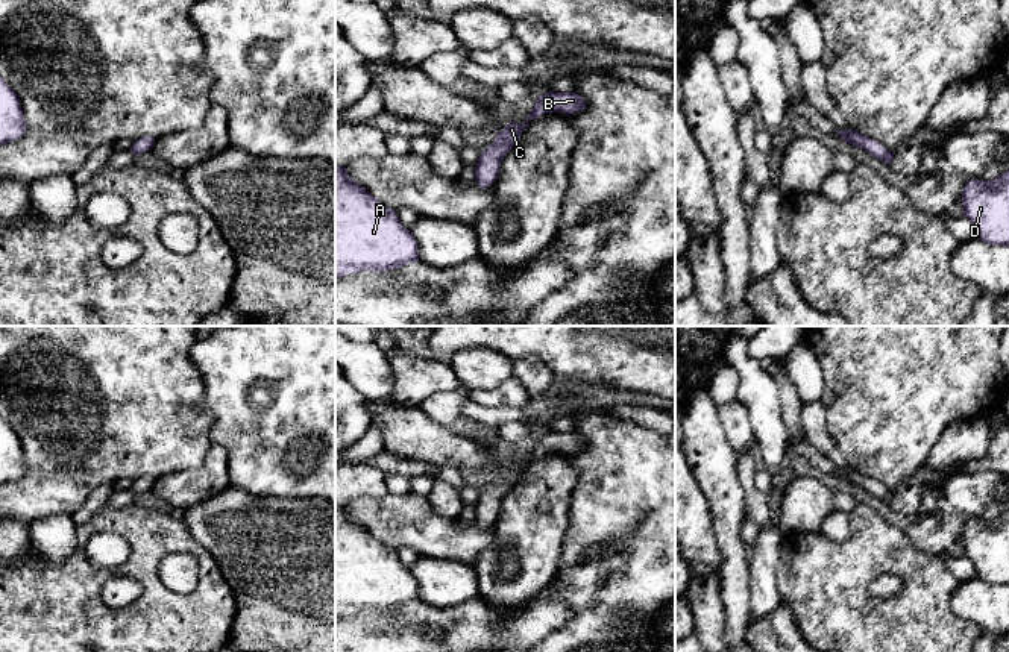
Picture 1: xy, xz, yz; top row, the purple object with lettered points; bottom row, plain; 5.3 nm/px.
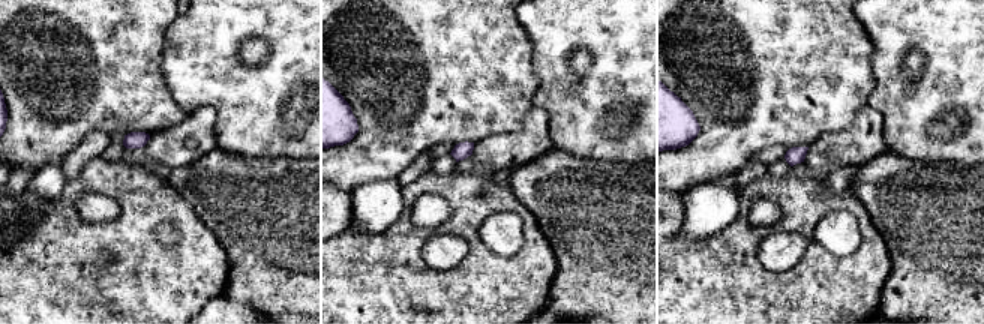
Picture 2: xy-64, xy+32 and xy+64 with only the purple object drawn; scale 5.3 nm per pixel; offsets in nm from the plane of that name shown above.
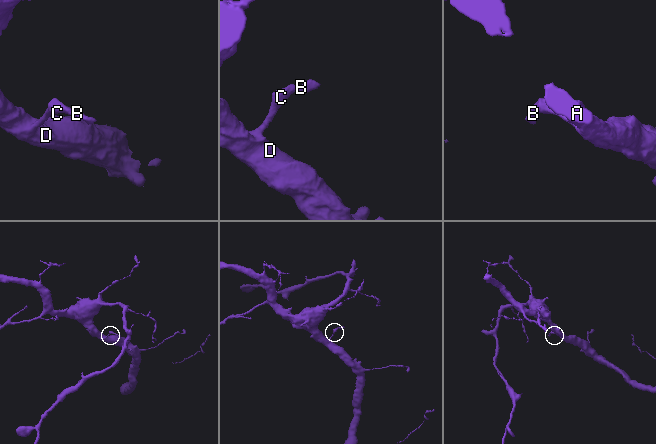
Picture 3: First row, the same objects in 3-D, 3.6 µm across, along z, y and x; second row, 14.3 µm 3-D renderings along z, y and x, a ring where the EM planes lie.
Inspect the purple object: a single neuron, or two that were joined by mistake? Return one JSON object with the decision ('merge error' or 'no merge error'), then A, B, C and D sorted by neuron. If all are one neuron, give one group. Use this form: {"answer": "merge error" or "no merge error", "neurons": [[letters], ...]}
{"answer": "no merge error", "neurons": [["A", "B", "C", "D"]]}

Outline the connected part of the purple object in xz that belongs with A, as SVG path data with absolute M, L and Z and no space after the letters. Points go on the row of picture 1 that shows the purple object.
M335 165L335 277L367 270L390 271L416 261L417 243L399 221L398 212L357 183L346 167Z

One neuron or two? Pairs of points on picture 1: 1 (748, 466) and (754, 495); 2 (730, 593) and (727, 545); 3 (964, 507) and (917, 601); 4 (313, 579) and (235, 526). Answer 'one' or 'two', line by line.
1: one
2: one
3: two
4: one

